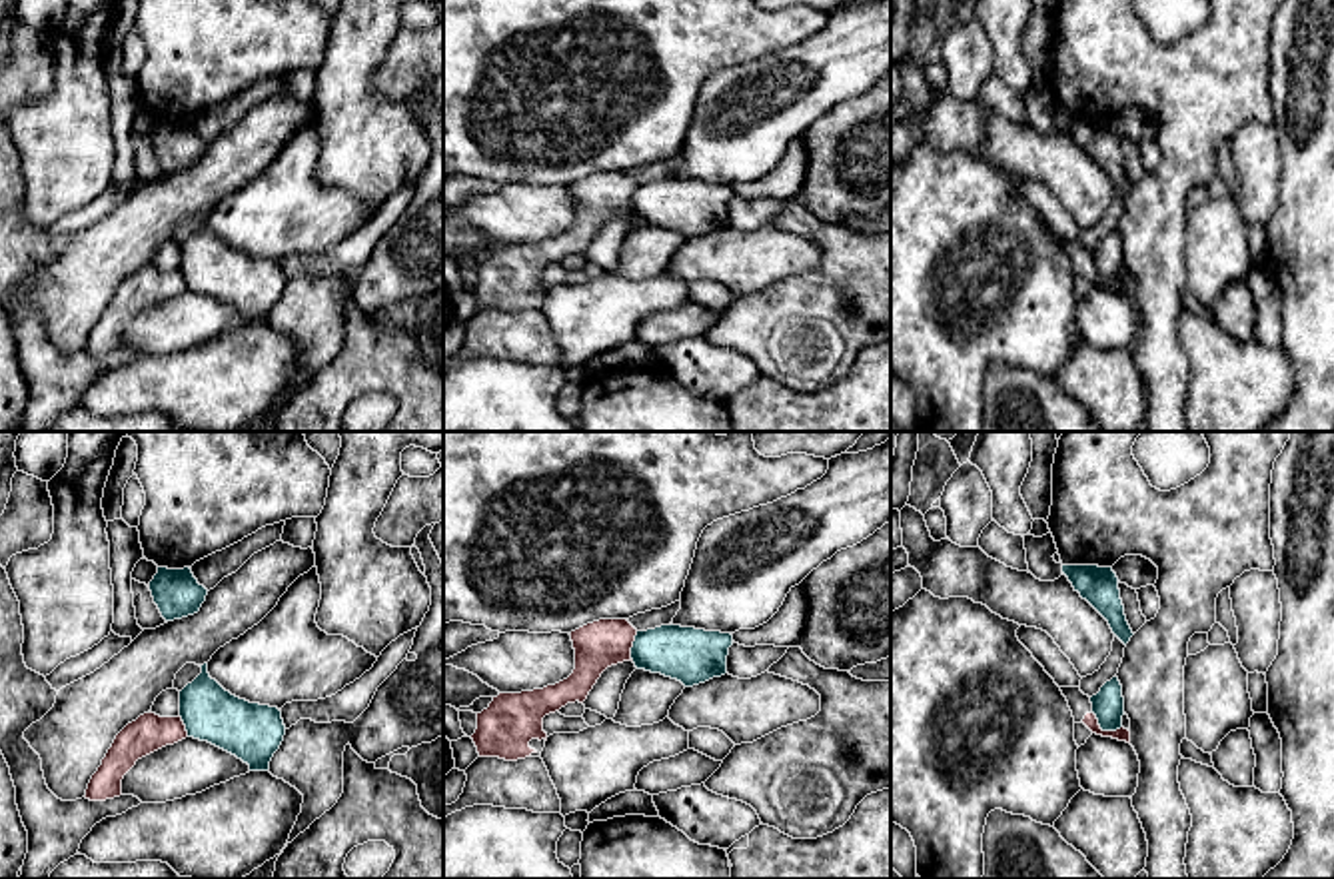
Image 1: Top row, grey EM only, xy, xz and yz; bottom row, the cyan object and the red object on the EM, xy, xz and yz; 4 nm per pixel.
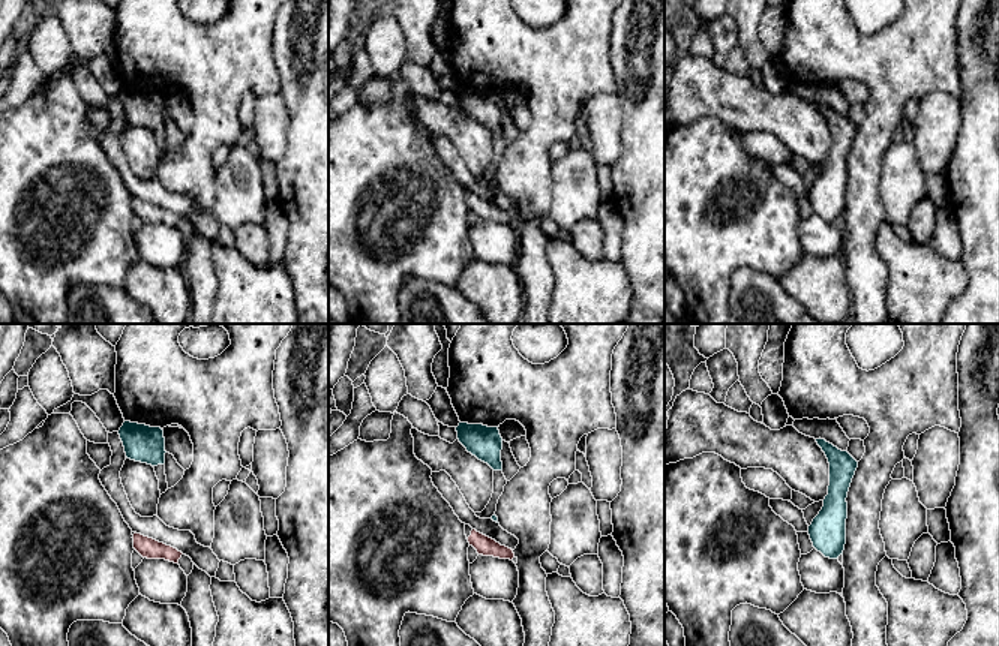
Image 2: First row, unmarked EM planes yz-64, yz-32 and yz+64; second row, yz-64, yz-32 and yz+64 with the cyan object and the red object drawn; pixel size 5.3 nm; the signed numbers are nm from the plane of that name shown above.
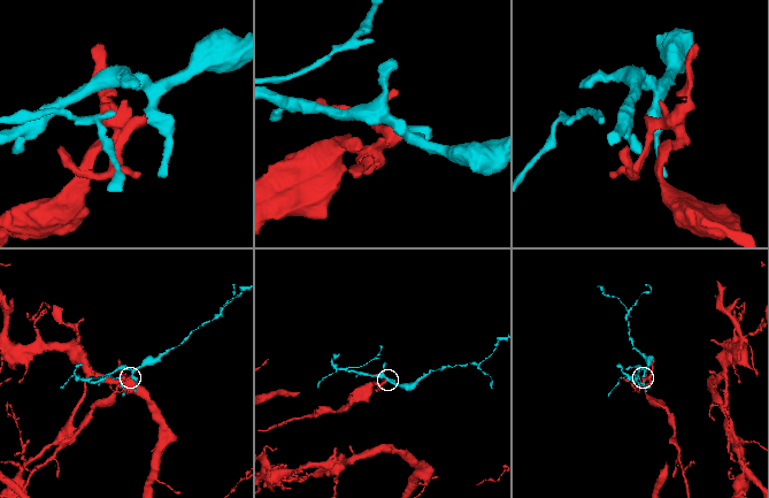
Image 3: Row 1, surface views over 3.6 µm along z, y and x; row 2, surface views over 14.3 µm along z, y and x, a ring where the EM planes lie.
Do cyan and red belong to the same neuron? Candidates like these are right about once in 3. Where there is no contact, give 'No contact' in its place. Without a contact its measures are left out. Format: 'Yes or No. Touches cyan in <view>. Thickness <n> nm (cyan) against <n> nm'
No. Touches cyan in yz. Thickness 130 nm (cyan) against 60 nm

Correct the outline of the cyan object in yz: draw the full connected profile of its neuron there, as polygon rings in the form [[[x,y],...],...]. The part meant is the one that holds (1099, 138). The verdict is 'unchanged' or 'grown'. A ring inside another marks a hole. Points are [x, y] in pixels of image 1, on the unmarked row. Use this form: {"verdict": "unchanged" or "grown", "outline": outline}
{"verdict": "unchanged", "outline": [[[1062,118],[1062,126],[1110,178],[1112,186],[1126,198],[1134,188],[1120,152],[1118,130],[1112,120]]]}

